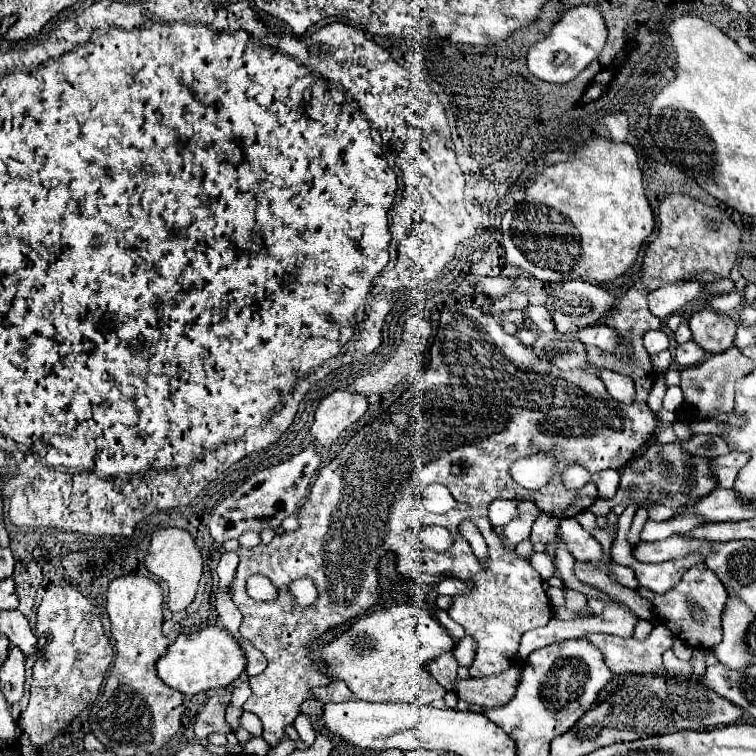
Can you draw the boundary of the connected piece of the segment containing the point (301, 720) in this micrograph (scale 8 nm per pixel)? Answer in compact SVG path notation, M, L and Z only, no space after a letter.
M302 713L302 715L294 721L294 727L296 727L300 739L302 739L306 745L312 745L312 743L314 743L314 737L316 737L314 725L312 725L312 721L310 721L310 717L308 717L306 713Z

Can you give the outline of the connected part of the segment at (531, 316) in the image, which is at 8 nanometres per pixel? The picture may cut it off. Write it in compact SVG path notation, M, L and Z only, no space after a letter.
M528 305L526 308L526 321L536 325L543 333L550 333L555 330L554 322L545 306Z

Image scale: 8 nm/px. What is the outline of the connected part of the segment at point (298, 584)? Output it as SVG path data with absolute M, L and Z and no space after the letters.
M298 579L290 585L290 593L294 597L294 601L300 605L300 607L308 607L310 603L316 601L316 587L310 579Z

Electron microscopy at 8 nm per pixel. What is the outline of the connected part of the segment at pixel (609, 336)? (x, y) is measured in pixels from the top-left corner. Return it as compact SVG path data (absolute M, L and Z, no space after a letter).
M594 325L594 327L586 327L586 329L580 329L578 333L574 333L578 337L578 341L586 343L586 345L594 345L606 353L614 353L618 343L620 343L620 337L618 333L614 333L614 329L610 329L608 325Z

